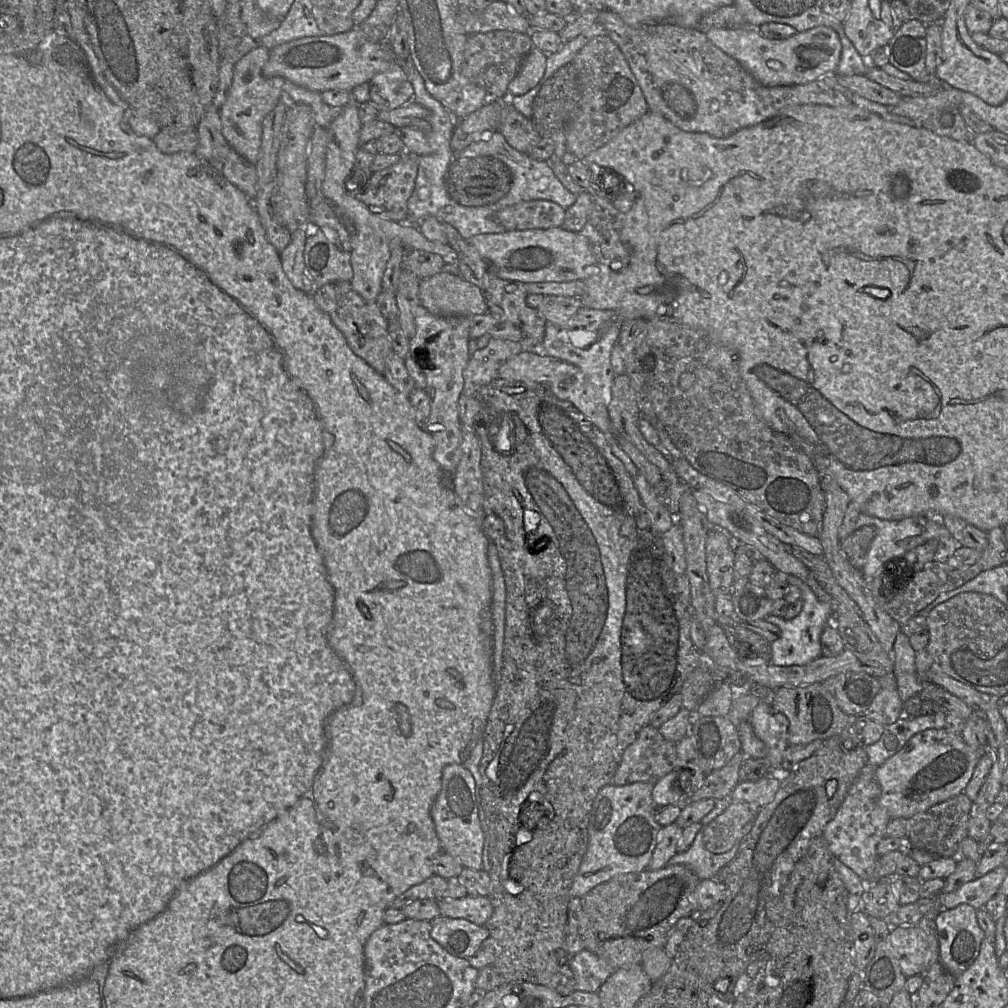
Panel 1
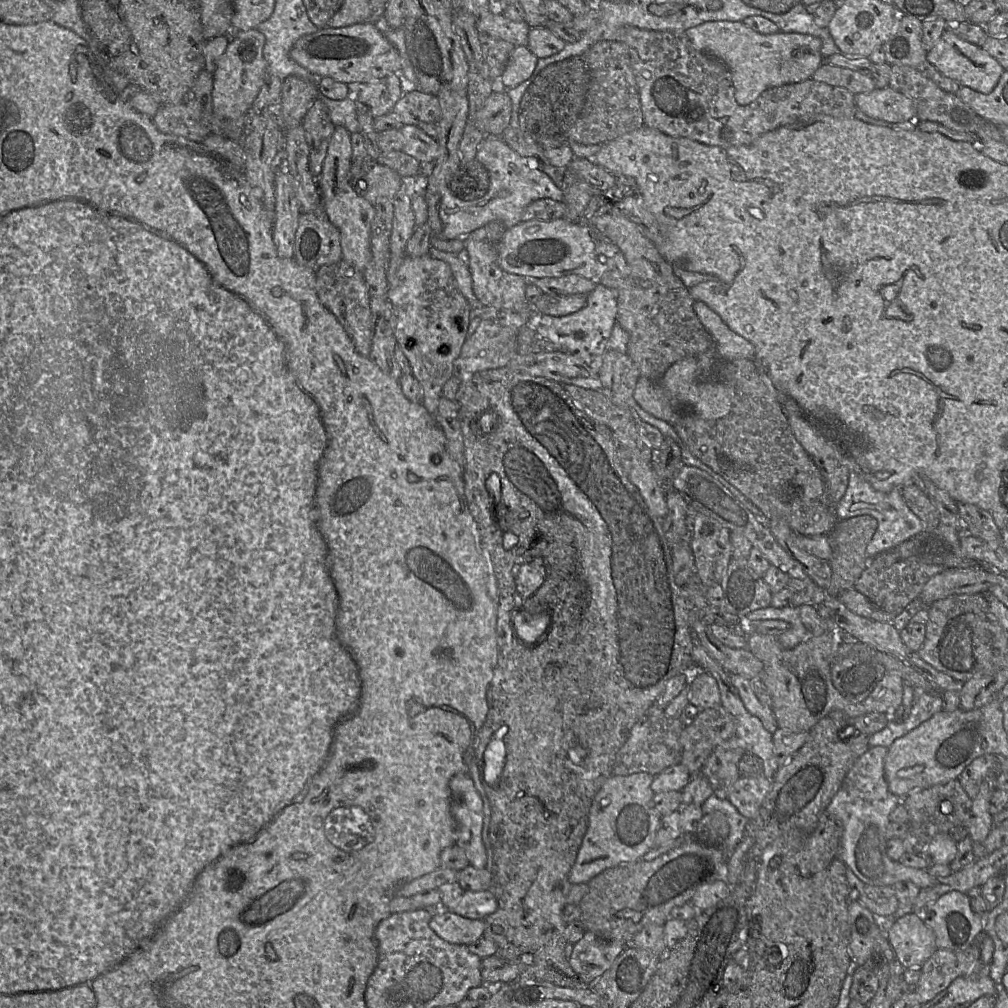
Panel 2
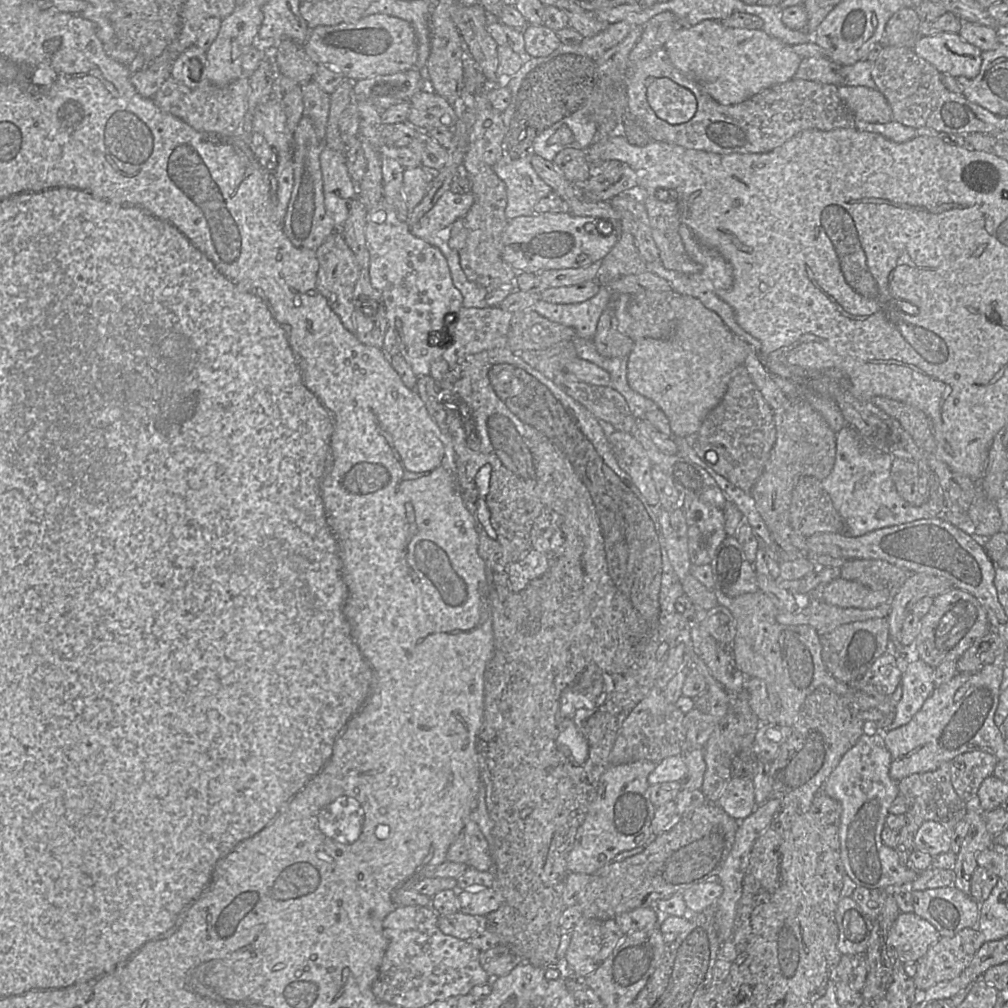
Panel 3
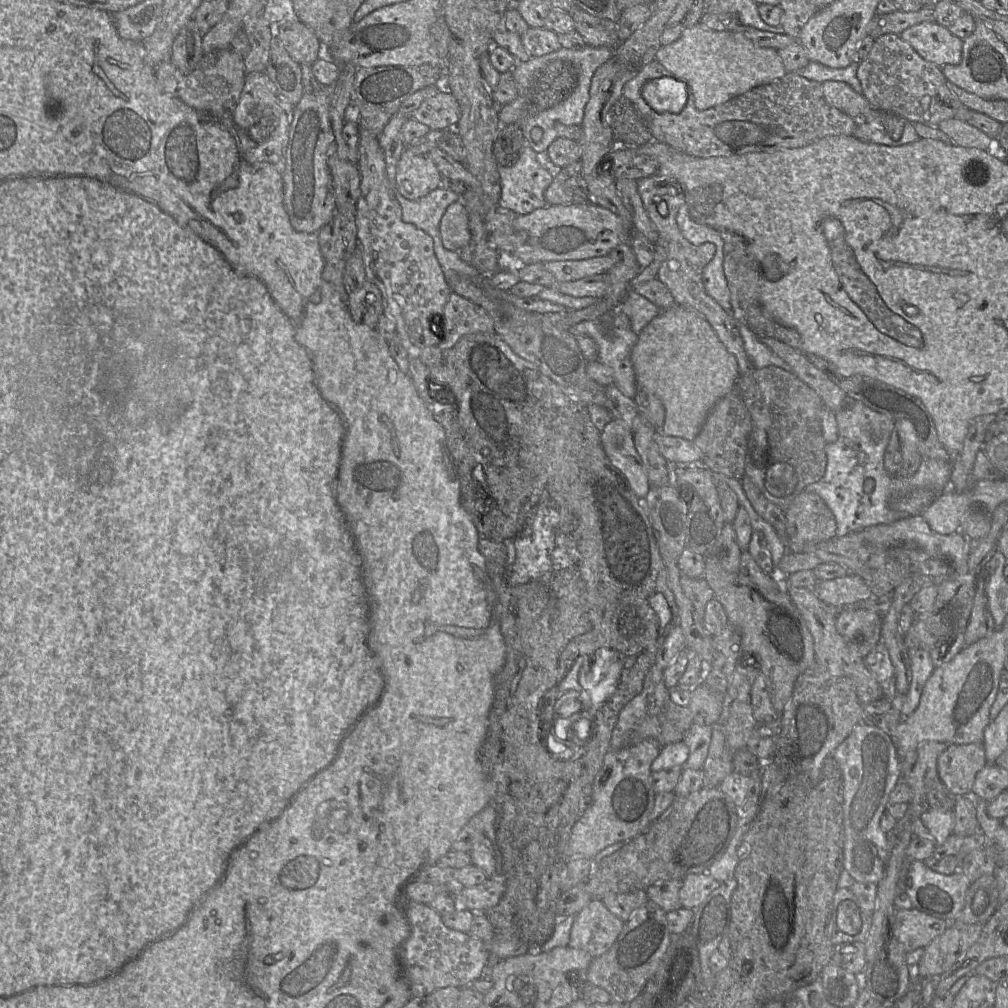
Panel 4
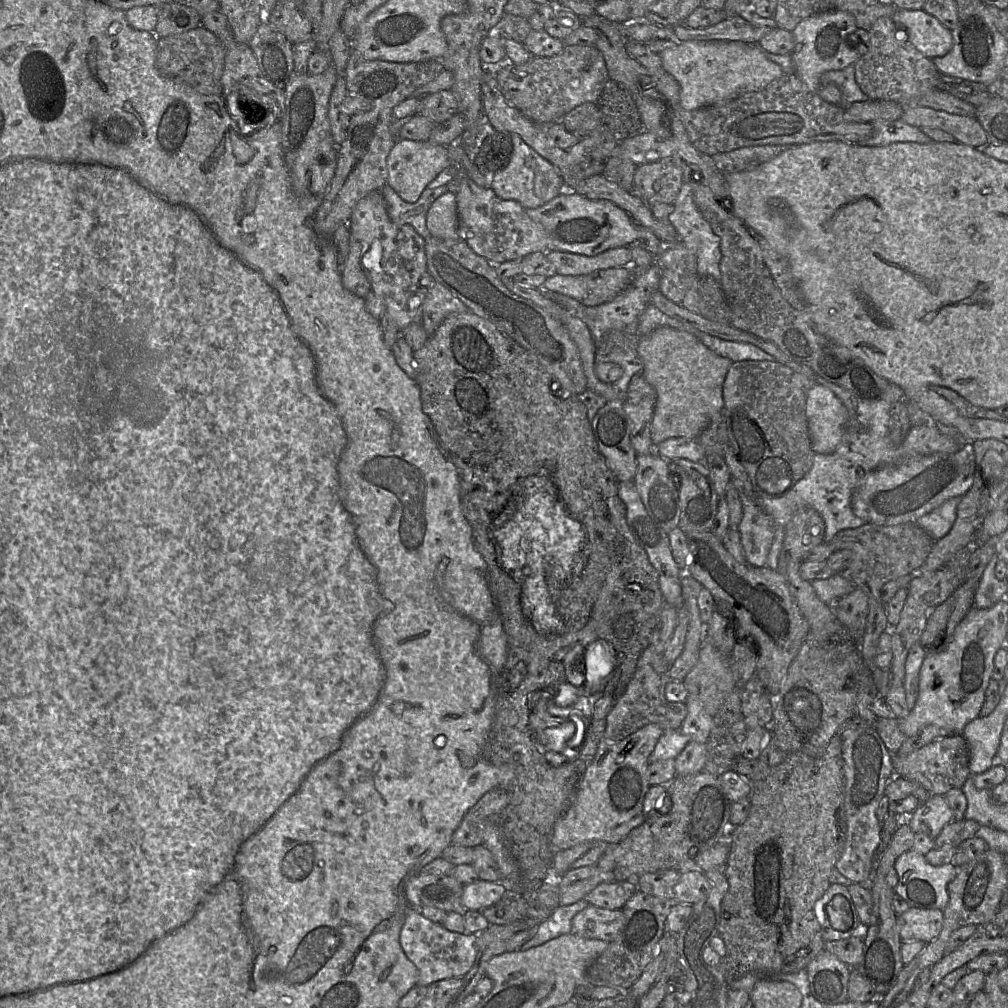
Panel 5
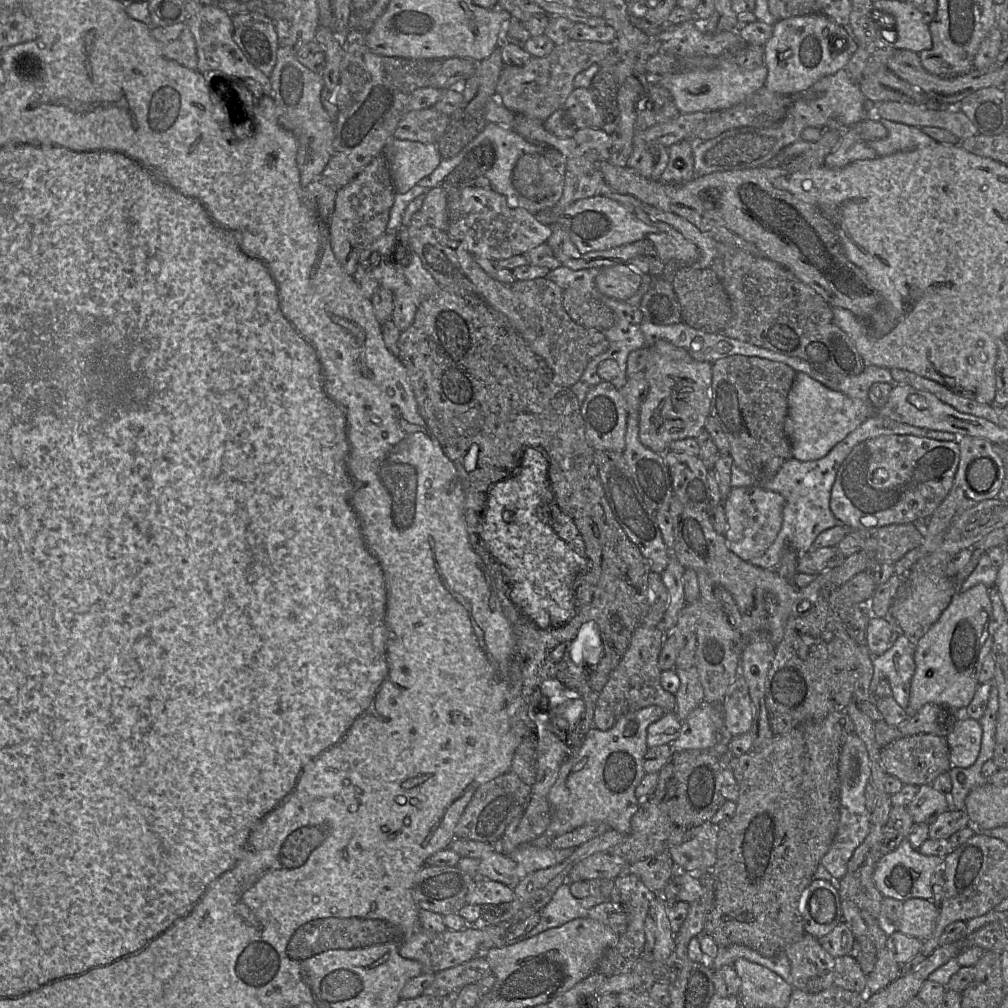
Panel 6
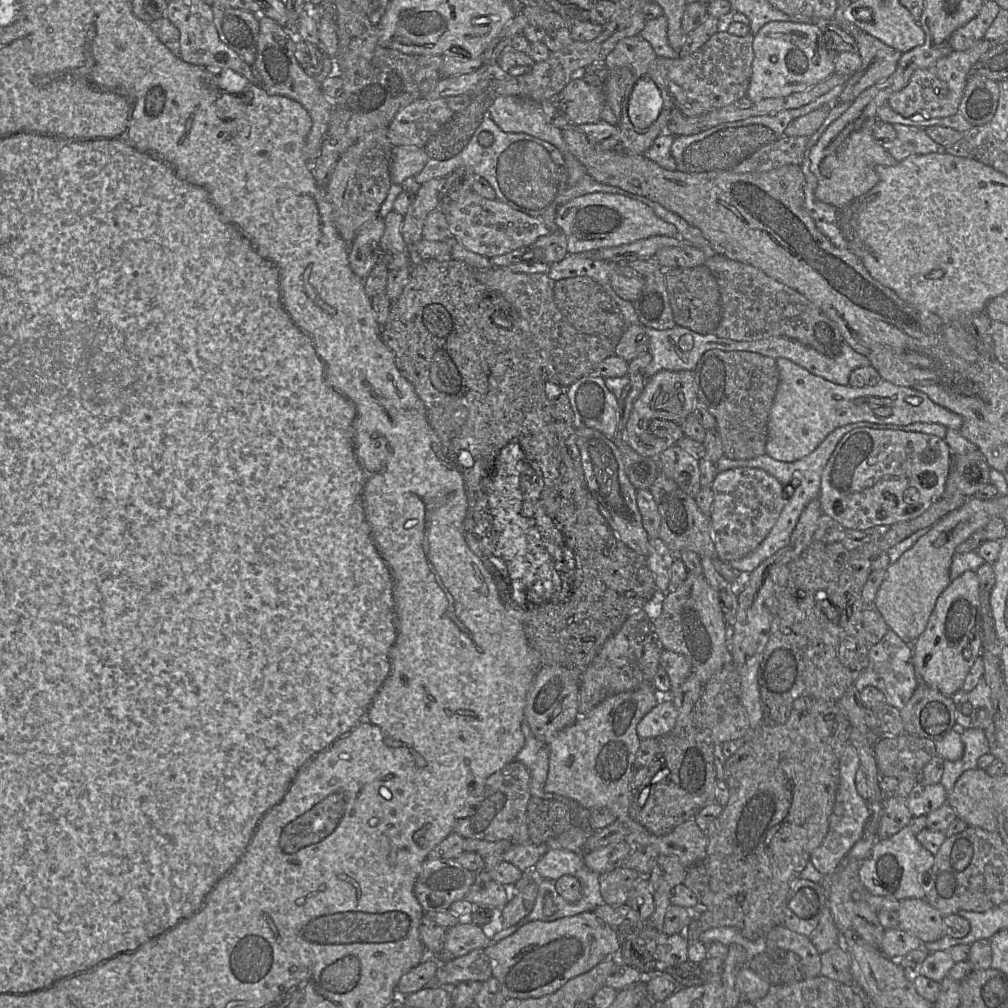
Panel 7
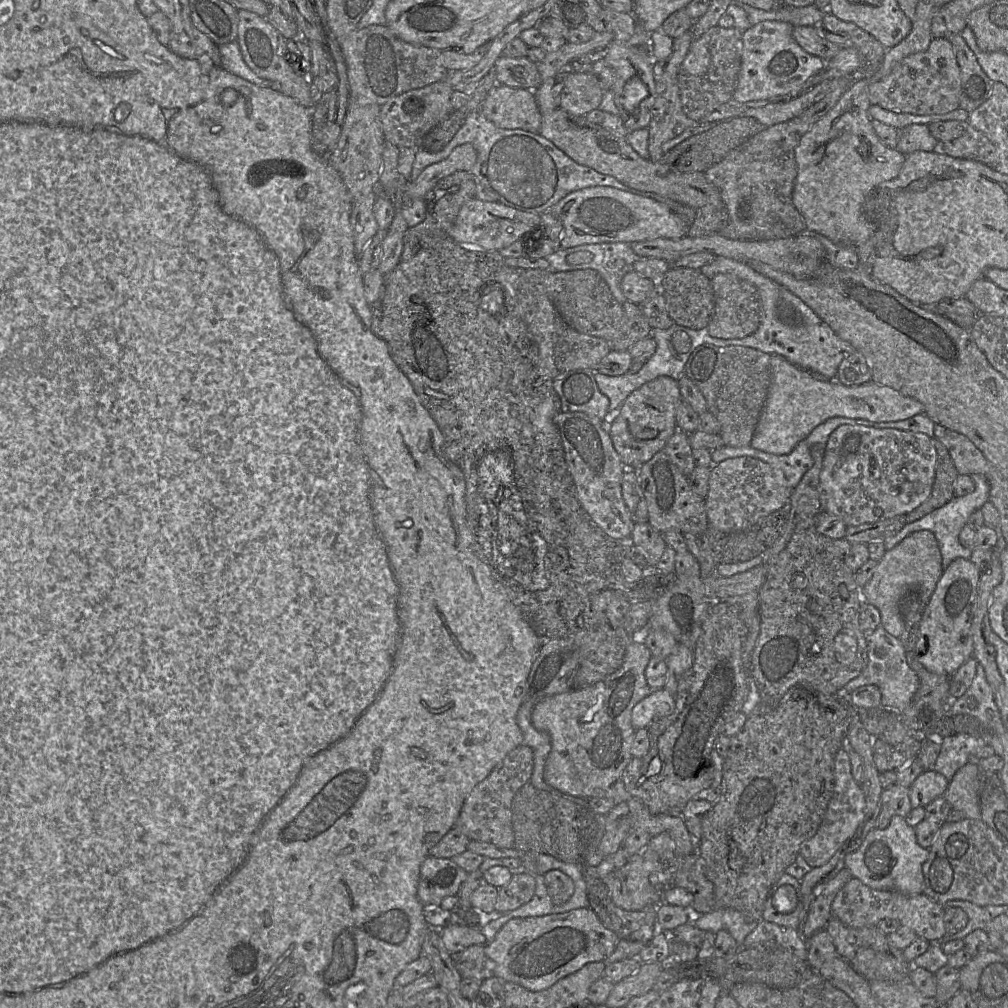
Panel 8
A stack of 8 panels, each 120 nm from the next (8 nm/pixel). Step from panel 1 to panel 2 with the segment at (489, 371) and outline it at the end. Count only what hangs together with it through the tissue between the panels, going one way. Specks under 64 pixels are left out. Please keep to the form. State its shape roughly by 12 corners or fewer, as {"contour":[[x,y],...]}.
{"contour":[[481,320],[454,361],[459,385],[477,372],[507,367],[517,332]]}

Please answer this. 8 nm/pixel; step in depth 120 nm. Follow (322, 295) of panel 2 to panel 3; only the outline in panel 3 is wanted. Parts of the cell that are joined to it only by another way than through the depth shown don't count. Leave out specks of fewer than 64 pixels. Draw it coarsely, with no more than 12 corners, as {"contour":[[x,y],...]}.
{"contour":[[340,231],[316,250],[317,289],[356,333],[360,266]]}

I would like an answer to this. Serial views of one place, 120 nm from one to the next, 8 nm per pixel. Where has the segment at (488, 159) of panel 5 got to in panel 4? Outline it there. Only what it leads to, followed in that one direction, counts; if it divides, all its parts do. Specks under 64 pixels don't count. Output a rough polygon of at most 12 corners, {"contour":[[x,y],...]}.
{"contour":[[520,124],[502,125],[493,144],[498,166],[514,166],[528,141]]}

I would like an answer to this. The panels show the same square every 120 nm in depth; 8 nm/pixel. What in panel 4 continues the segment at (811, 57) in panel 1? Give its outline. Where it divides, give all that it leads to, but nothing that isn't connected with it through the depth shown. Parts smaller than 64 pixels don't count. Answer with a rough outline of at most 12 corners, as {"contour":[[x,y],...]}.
{"contour":[[700,23],[655,60],[698,110],[787,74],[777,50]]}

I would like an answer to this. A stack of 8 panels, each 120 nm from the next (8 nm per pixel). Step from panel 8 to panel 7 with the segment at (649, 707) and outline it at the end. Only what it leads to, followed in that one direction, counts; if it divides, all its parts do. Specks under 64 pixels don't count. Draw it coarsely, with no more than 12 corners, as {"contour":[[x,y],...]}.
{"contour":[[671,698],[658,704],[637,724],[641,739],[659,738],[676,725]]}

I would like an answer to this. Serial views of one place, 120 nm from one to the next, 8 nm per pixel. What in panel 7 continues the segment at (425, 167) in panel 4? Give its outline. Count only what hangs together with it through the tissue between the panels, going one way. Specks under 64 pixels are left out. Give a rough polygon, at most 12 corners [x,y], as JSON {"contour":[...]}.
{"contour":[[392,148],[390,175],[402,185],[425,167],[424,148]]}

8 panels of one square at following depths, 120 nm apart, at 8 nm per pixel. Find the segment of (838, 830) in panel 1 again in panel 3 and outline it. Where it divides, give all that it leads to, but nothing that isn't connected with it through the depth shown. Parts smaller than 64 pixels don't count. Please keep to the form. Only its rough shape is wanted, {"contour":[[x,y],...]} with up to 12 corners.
{"contour":[[864,733],[823,786],[842,807],[845,872],[890,890],[917,870],[881,836],[900,793],[884,733]]}

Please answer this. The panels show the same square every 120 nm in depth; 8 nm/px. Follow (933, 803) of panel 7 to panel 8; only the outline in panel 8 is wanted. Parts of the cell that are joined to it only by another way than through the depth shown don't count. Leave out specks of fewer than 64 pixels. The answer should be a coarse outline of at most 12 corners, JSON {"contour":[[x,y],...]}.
{"contour":[[924,770],[909,787],[911,807],[943,796],[949,781]]}

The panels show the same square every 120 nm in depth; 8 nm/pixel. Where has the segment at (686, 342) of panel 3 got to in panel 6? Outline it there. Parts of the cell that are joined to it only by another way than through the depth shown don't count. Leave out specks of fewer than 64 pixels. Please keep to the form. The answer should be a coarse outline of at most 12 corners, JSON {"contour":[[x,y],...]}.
{"contour":[[666,340],[648,347],[639,440],[657,454],[696,439],[712,363]]}

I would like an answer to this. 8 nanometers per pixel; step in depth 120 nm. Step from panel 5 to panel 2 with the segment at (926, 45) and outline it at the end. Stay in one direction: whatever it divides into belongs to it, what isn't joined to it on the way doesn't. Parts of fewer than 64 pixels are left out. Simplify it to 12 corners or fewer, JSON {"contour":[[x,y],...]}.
{"contour":[[946,29],[926,58],[983,94],[1005,71],[981,47]]}

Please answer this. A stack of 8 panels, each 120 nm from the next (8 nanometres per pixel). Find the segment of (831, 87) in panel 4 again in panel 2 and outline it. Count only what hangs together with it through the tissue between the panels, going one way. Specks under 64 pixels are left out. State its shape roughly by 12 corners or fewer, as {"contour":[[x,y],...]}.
{"contour":[[891,88],[854,95],[856,107],[891,123],[915,121],[913,100]]}

